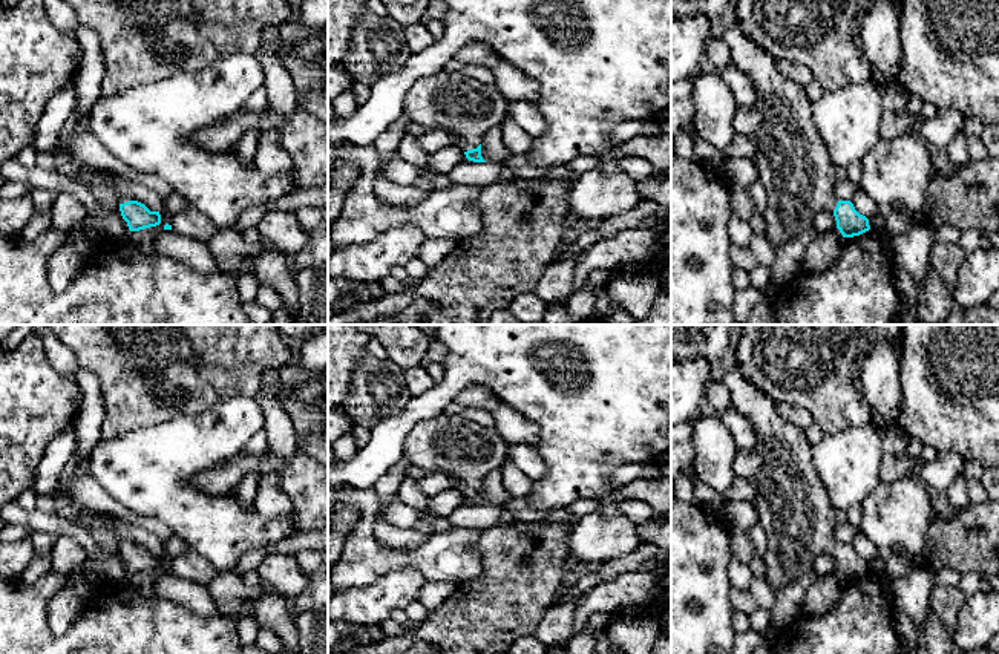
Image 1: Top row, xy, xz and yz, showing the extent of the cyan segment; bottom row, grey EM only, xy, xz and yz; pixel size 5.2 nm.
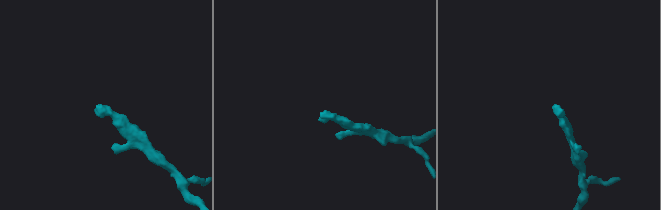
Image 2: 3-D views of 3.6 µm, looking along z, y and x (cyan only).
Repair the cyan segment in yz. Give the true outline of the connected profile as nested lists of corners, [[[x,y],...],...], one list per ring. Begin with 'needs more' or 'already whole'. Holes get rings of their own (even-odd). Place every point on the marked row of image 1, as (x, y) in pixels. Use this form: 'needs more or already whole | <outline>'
needs more | [[[735,21],[732,28],[720,31],[731,54],[732,64],[746,74],[755,86],[755,103],[739,107],[734,116],[735,133],[743,133],[755,146],[755,165],[768,205],[763,213],[766,239],[774,250],[786,240],[800,236],[814,227],[814,217],[821,210],[834,213],[837,228],[843,237],[860,236],[870,230],[869,219],[860,214],[850,201],[840,201],[835,195],[835,167],[820,136],[811,112],[806,87],[784,78],[774,60],[760,46],[754,44]]]

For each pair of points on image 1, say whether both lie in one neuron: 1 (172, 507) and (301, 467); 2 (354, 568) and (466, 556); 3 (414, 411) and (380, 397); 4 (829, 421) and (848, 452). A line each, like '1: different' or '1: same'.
1: different
2: same
3: different
4: different

